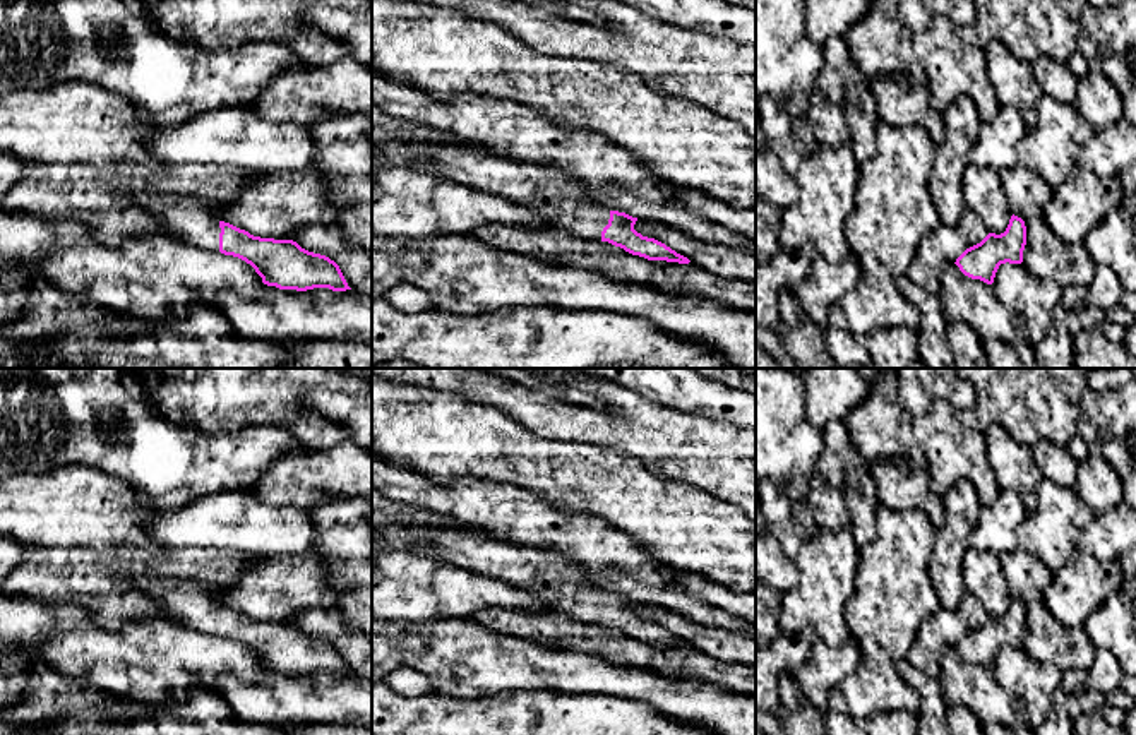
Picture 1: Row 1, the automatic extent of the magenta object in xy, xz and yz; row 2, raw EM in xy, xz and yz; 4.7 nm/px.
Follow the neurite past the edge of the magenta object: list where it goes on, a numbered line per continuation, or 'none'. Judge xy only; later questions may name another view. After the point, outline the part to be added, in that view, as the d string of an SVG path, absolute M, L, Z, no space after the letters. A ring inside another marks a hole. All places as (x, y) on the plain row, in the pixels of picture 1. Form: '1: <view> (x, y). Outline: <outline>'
1: xy (192, 603). Outline: M130 577L142 591L156 598L166 613L180 624L219 636L219 603L207 584L180 579Z

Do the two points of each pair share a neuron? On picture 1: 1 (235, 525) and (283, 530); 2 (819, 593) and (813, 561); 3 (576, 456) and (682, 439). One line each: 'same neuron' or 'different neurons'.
1: same neuron
2: same neuron
3: different neurons

